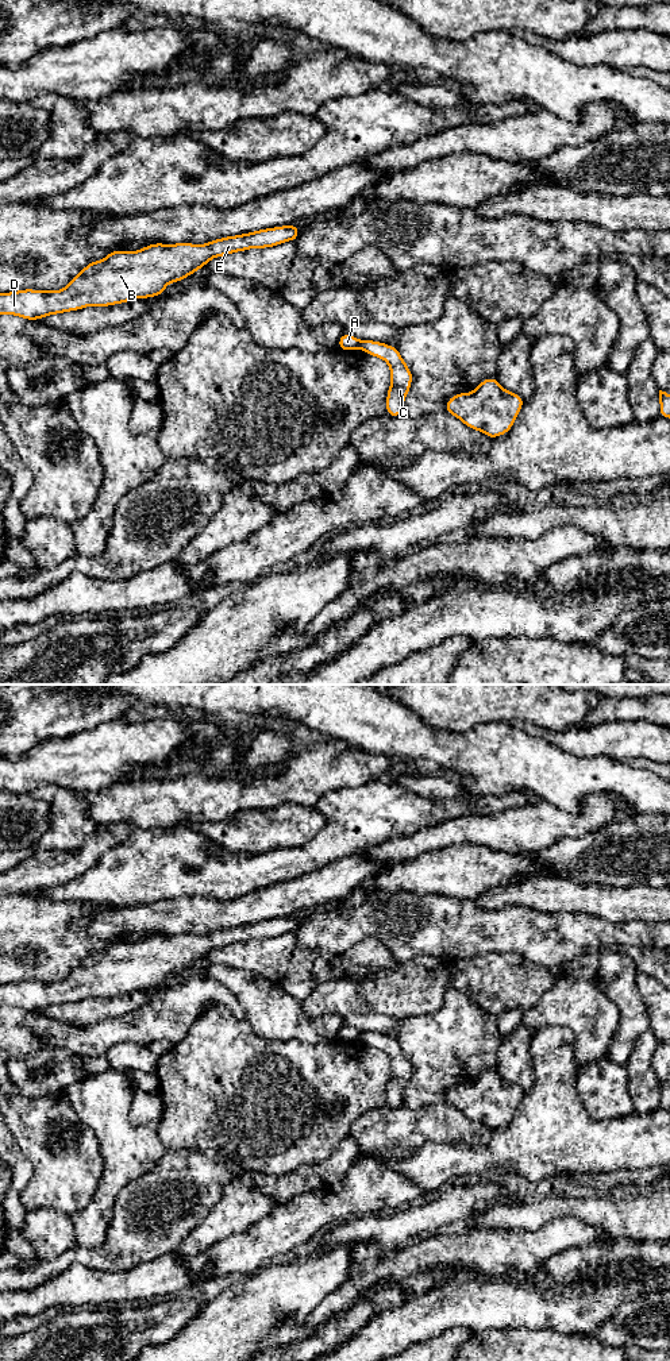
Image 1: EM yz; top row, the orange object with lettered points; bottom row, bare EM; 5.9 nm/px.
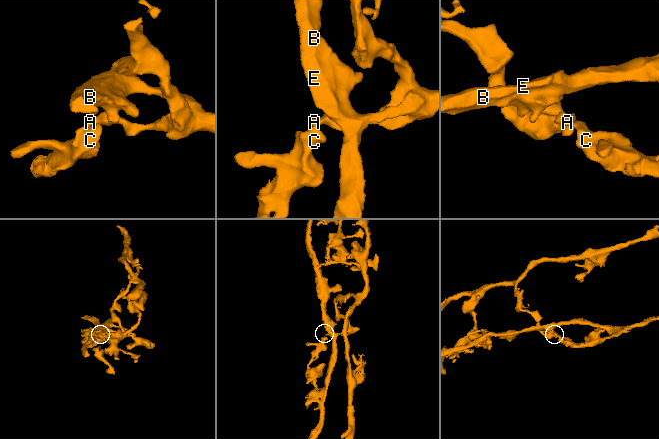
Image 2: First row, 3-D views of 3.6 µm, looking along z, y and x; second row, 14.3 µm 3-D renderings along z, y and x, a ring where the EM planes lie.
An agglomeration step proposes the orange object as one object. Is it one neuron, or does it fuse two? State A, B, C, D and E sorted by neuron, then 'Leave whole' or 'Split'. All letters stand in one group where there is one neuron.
Groups: A / B C D E. Split

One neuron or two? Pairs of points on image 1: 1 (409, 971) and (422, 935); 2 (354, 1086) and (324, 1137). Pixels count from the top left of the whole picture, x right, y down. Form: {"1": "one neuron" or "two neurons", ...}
{"1": "two neurons", "2": "one neuron"}

